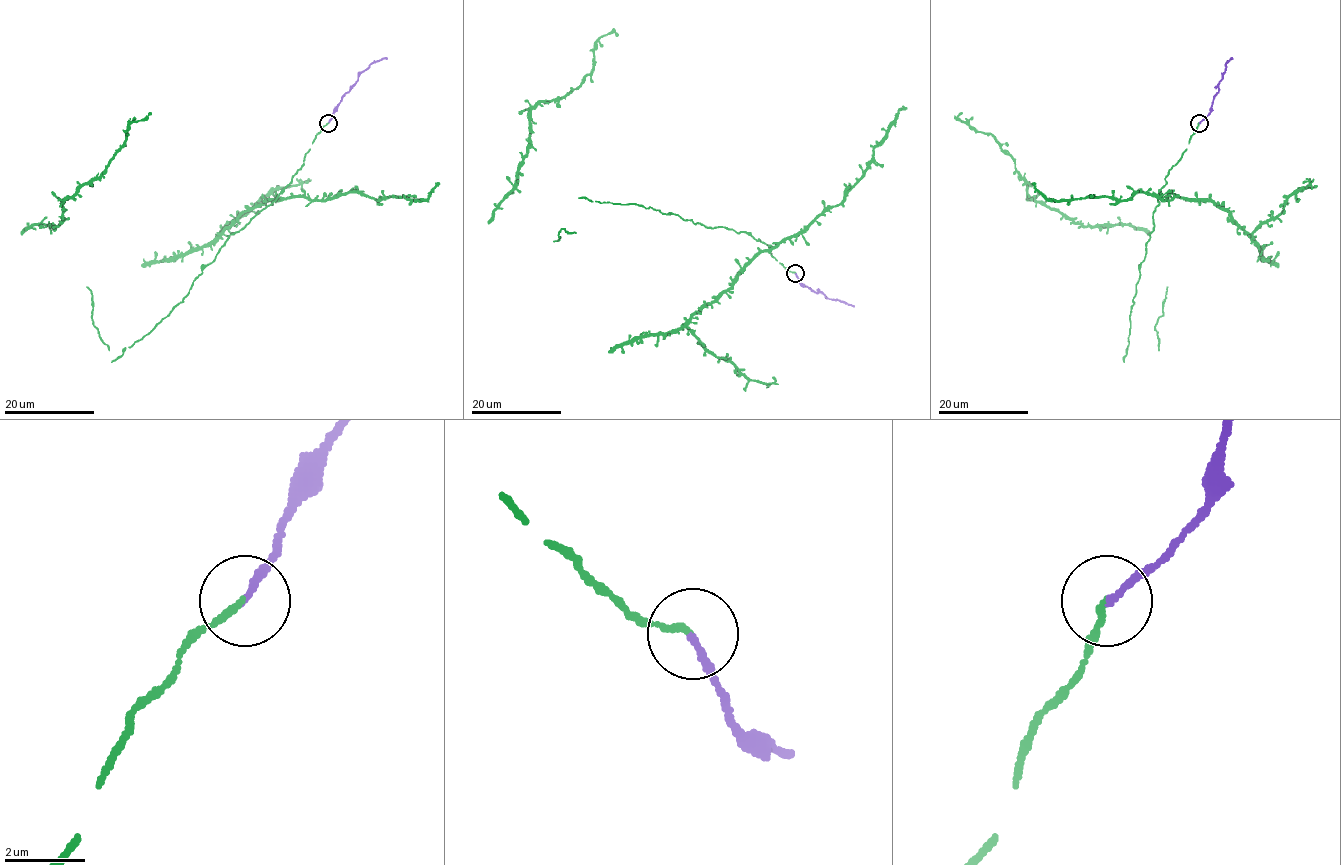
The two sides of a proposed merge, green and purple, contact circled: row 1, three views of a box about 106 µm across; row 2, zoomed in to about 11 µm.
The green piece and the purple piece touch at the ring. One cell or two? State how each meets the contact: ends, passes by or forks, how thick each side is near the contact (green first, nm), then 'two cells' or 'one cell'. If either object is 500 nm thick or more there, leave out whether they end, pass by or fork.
green ends there; purple ends there; 160 nm thick on the green side, 140 nm on the other; one cell

